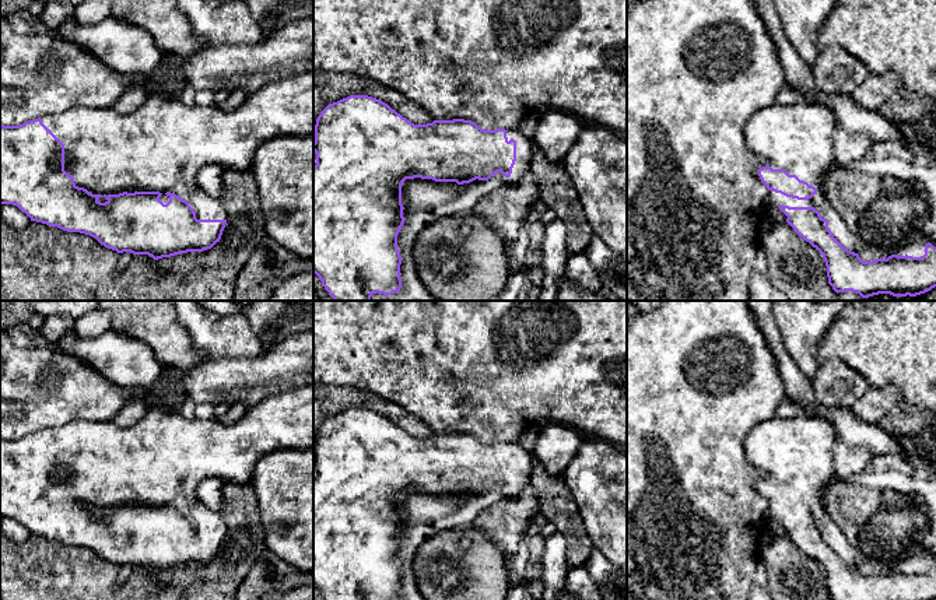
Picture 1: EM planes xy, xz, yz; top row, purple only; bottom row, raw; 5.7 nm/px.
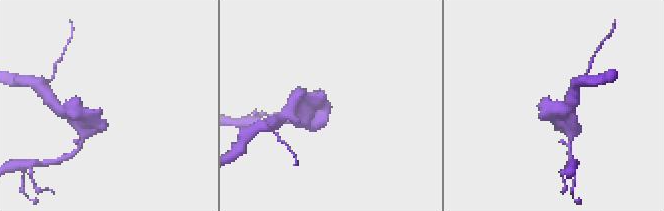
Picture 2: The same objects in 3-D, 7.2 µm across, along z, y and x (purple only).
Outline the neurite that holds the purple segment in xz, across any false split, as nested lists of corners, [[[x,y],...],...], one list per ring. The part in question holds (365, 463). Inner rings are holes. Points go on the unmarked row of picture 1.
[[[350,408],[329,417],[315,438],[313,586],[323,600],[402,600],[397,548],[406,531],[423,522],[446,517],[474,501],[497,503],[519,495],[533,481],[532,456],[519,443],[485,443],[465,432],[414,438],[368,408]]]

